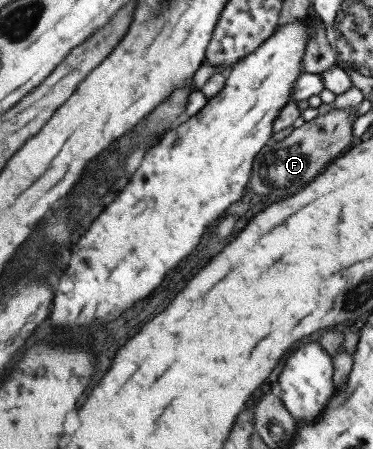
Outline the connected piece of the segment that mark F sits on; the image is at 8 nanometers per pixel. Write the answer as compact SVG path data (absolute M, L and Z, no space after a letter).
M332 107L324 115L304 121L300 127L293 129L290 134L280 141L269 140L253 156L250 173L250 190L254 194L270 196L274 202L284 200L296 192L300 192L312 178L321 172L340 152L348 150L354 142L352 123L356 107L339 109Z

